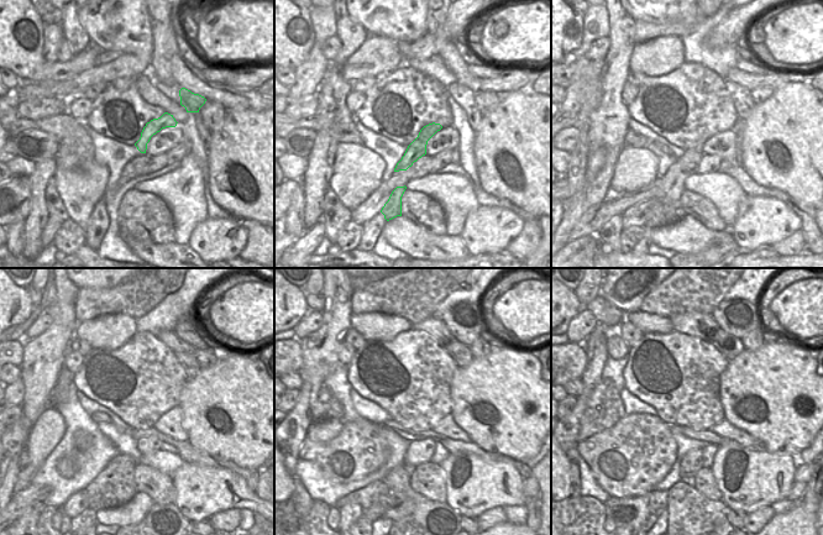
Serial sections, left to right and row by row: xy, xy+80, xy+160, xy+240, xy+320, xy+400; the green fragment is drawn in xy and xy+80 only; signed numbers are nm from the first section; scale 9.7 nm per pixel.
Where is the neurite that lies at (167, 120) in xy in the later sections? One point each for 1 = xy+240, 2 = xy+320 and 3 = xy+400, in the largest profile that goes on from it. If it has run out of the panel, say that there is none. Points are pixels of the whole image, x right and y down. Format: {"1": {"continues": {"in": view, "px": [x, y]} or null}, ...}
{"1": {"continues": {"in": "xy+240", "px": [114, 486]}}, "2": {"continues": {"in": "xy+320", "px": [377, 498]}}, "3": {"continues": {"in": "xy+400", "px": [639, 513]}}}

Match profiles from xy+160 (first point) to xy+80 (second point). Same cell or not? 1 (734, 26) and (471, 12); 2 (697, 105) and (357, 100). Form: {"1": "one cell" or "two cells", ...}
{"1": "one cell", "2": "two cells"}

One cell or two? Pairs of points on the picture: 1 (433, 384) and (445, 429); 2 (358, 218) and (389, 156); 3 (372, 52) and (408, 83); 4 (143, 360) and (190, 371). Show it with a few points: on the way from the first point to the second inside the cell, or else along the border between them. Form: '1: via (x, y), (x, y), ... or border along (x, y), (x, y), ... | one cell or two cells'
1: border along (450, 413), (431, 429) | two cells
2: border along (393, 171), (386, 182) | two cells
3: border along (403, 62), (377, 78) | two cells
4: border along (174, 353), (184, 372), (185, 381) | two cells

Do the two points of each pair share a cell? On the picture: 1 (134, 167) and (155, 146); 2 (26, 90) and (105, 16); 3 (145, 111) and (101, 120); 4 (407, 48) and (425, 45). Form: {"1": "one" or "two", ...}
{"1": "two", "2": "two", "3": "one", "4": "one"}

